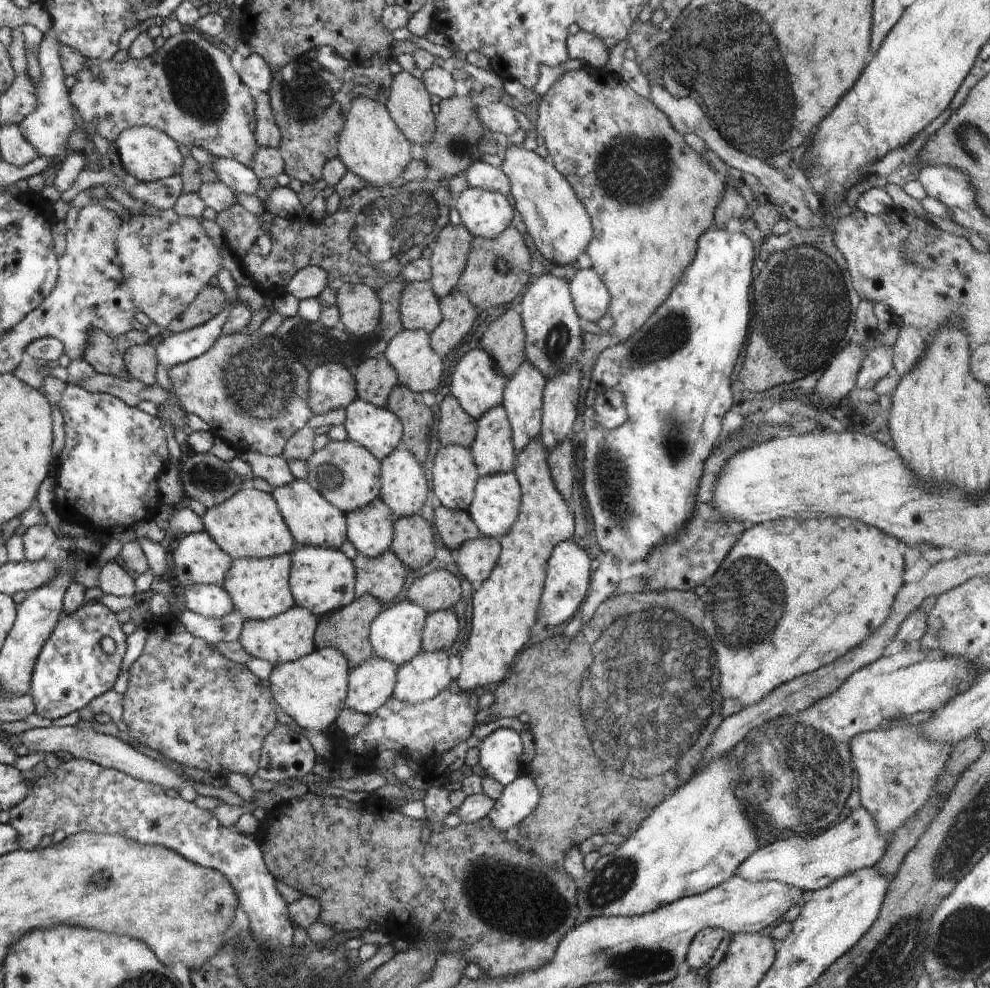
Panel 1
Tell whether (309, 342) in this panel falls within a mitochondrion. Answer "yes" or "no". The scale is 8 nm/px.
yes

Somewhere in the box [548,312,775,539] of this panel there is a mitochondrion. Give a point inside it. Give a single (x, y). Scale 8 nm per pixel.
(609, 468)

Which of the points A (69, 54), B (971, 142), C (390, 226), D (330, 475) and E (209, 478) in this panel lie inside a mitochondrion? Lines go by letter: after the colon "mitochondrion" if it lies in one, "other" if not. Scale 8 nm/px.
A: other
B: mitochondrion
C: mitochondrion
D: mitochondrion
E: mitochondrion

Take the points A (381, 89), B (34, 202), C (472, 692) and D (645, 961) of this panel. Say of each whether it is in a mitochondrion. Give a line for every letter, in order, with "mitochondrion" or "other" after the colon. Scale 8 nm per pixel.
A: other
B: other
C: other
D: mitochondrion

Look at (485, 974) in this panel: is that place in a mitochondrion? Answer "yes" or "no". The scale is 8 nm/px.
no

